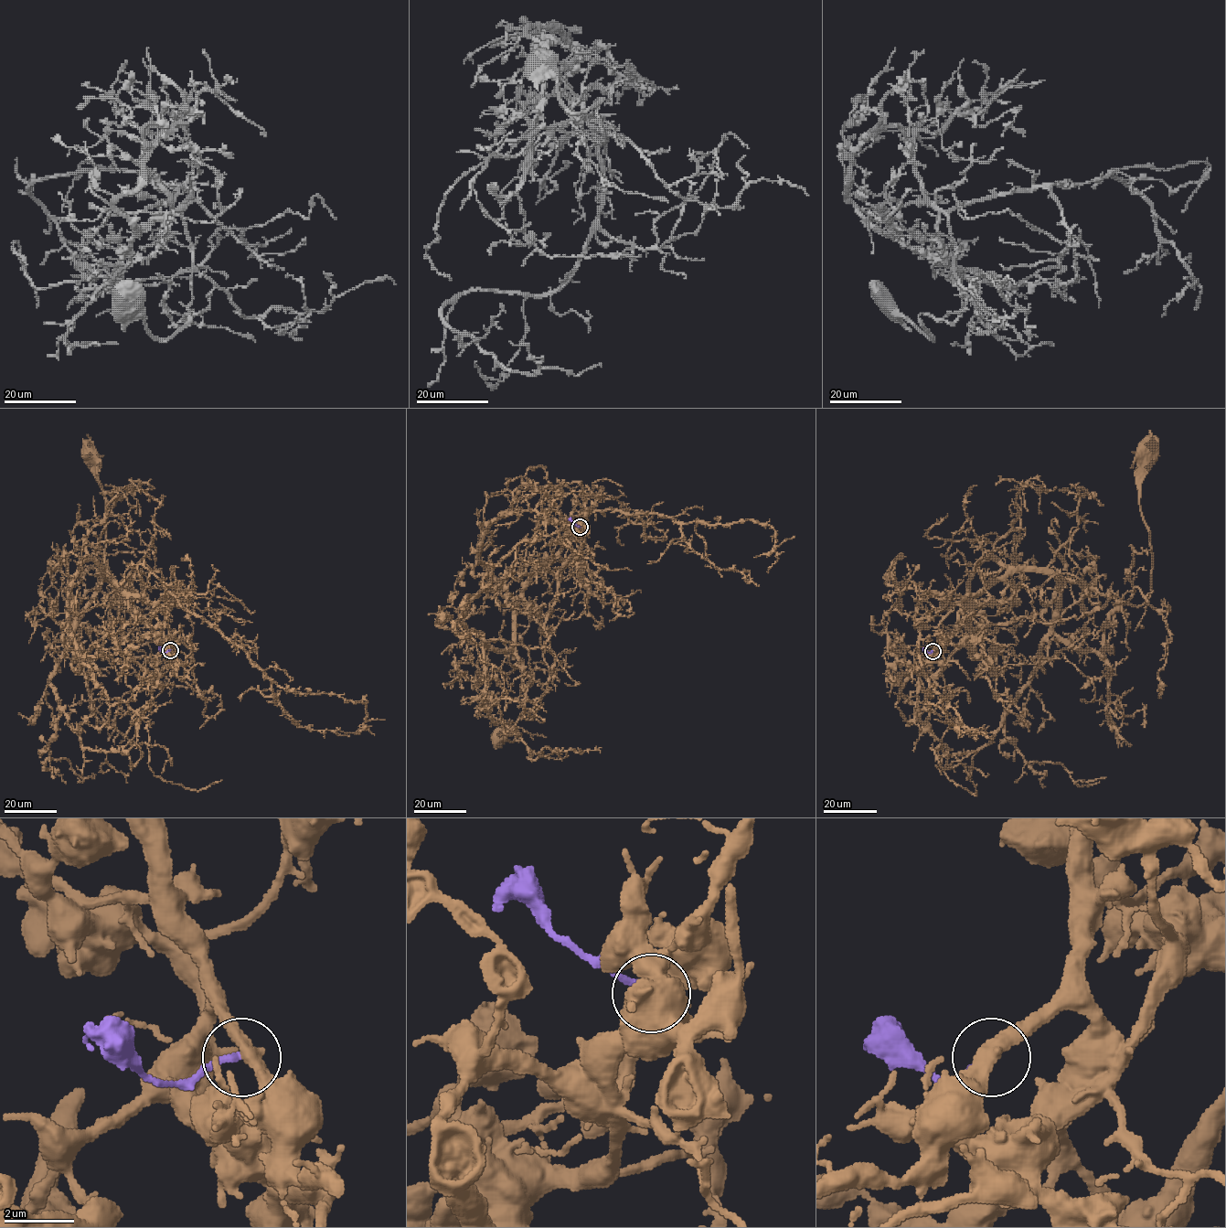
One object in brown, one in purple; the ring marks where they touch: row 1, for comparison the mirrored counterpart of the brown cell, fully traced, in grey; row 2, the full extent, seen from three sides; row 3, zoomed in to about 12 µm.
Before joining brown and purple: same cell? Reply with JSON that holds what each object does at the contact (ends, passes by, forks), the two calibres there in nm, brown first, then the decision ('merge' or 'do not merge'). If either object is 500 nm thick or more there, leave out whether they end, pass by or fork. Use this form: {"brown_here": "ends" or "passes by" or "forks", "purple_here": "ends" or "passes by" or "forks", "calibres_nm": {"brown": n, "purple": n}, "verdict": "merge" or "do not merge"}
{"brown_here": "passes by", "purple_here": "ends", "calibres_nm": {"brown": 440, "purple": 190}, "verdict": "do not merge"}

